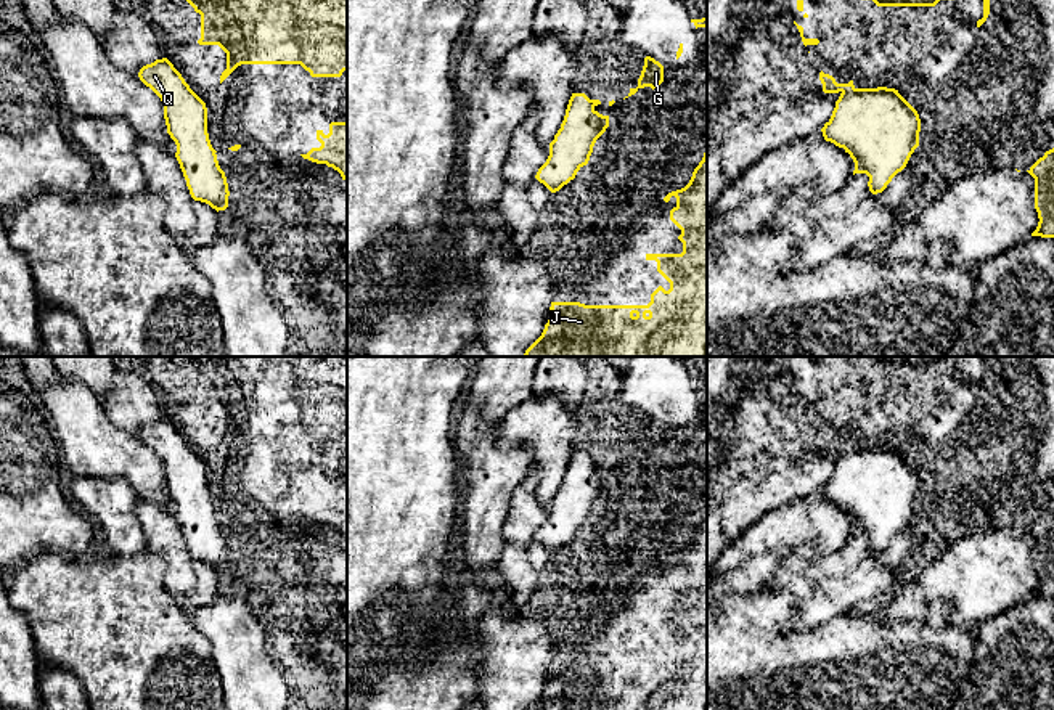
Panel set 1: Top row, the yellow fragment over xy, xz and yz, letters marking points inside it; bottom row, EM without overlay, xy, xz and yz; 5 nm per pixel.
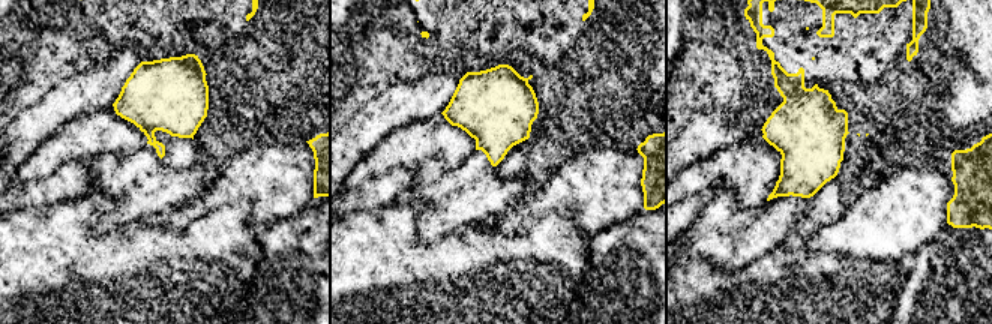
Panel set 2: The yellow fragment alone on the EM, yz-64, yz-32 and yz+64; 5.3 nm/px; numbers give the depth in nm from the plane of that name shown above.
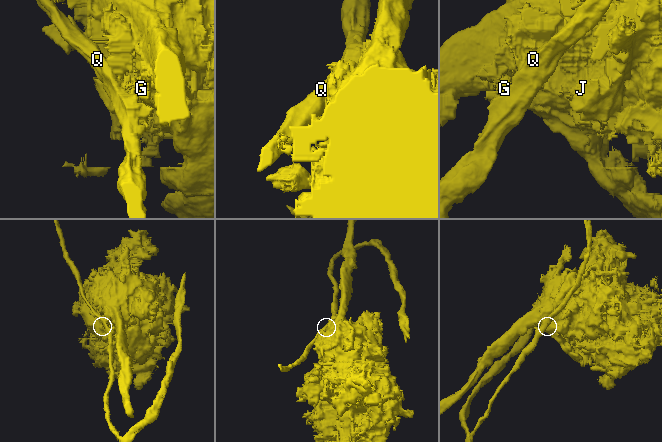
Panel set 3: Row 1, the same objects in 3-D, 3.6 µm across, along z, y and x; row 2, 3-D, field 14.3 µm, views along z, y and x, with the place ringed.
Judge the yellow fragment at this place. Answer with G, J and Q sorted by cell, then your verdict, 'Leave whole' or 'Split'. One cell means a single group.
Groups: G J / Q. Split

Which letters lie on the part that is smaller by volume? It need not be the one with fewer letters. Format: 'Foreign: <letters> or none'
Foreign: Q

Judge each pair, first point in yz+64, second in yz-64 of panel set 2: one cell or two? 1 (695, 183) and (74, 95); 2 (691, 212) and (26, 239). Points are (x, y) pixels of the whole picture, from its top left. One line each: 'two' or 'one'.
1: two
2: two

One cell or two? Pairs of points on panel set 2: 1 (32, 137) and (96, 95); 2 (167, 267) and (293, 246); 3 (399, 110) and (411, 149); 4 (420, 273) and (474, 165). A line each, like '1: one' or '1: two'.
1: one
2: two
3: two
4: two

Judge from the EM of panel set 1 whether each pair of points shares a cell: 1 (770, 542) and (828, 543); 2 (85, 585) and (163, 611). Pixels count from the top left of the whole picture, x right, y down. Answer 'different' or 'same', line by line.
1: same
2: same

